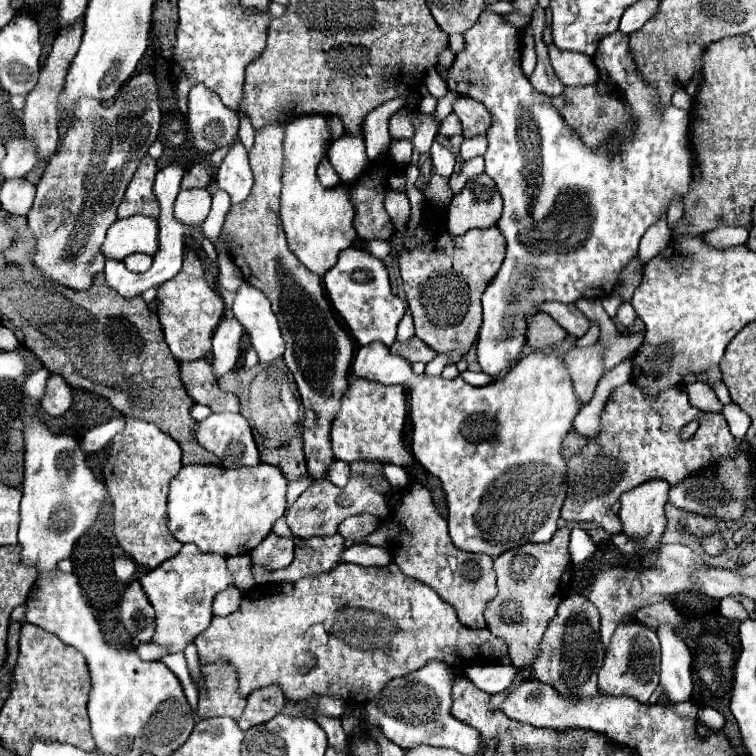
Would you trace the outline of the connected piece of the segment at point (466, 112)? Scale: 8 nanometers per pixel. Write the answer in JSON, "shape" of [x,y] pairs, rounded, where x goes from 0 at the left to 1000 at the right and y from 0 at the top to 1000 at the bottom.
{"shape":[[[614,127],[603,132],[601,148],[611,159],[611,177],[615,183],[624,183],[630,177],[643,177],[646,167],[651,164],[651,151],[646,151],[643,140],[638,135],[630,135]]]}

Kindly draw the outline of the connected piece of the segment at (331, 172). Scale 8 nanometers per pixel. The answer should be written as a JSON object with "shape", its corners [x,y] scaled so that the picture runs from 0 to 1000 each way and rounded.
{"shape":[[[429,212],[423,220],[421,220],[421,235],[423,241],[431,246],[431,249],[442,249],[450,243],[450,235],[444,230],[444,225],[439,222],[439,217],[434,212]]]}

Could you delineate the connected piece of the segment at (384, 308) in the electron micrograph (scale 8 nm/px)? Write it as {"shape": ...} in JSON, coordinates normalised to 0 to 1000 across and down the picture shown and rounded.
{"shape":[[[471,325],[458,328],[455,333],[450,333],[444,352],[431,360],[429,381],[439,405],[458,423],[474,455],[484,458],[489,452],[503,450],[511,458],[519,458],[519,452],[524,450],[526,426],[532,423],[537,405],[526,392],[519,389],[513,373],[513,357],[505,349],[505,344],[495,341],[492,336]]]}

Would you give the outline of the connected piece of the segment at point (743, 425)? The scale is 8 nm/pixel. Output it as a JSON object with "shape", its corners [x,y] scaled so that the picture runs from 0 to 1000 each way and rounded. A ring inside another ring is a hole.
{"shape":[[[971,532],[955,537],[955,548],[958,548],[958,553],[960,553],[963,563],[966,563],[966,571],[968,571],[968,577],[974,579],[974,585],[981,585],[984,577],[987,577],[989,563],[992,563],[992,558],[995,558],[995,556],[989,553],[989,548],[987,548],[984,542],[979,542],[979,537],[974,537]]]}

